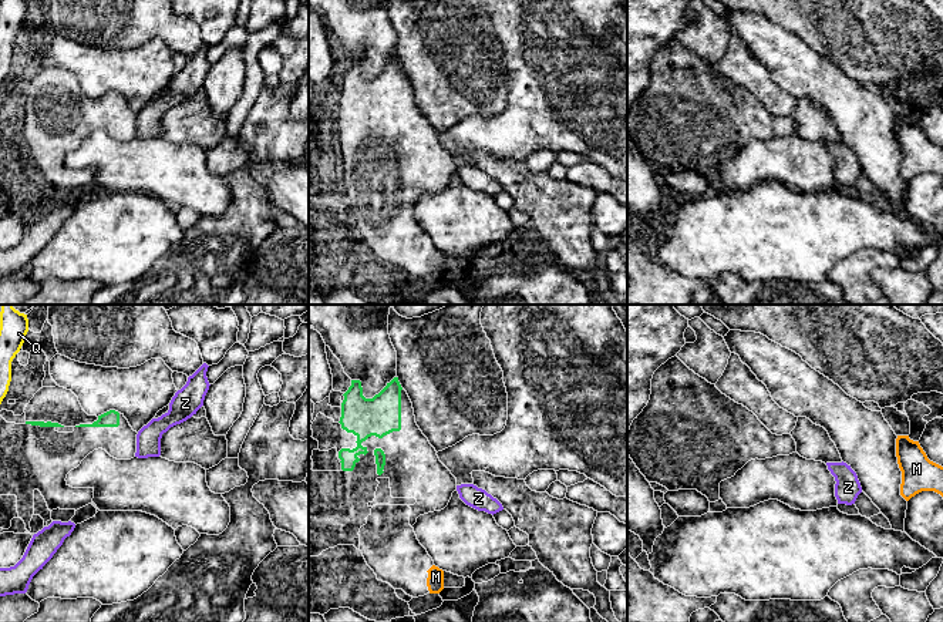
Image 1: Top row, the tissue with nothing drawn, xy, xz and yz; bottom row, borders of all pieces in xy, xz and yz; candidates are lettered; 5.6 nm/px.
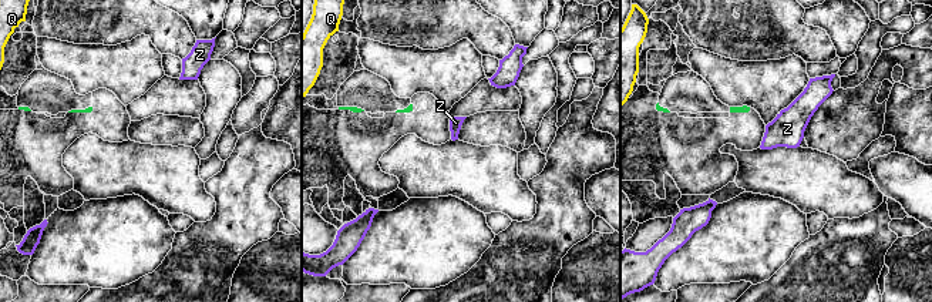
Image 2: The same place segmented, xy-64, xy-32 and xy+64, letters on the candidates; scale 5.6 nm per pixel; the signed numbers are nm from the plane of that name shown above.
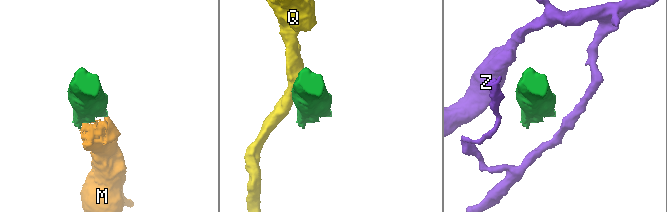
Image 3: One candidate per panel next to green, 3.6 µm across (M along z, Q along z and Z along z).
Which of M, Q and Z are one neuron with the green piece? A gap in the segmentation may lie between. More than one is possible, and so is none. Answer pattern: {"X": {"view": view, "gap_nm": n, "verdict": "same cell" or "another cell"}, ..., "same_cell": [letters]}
{"M": {"view": "xz", "gap_nm": 600, "verdict": "same cell"}, "Q": {"view": "xy", "gap_nm": 180, "verdict": "another cell"}, "Z": {"view": "xy", "gap_nm": 120, "verdict": "another cell"}, "same_cell": ["M"]}

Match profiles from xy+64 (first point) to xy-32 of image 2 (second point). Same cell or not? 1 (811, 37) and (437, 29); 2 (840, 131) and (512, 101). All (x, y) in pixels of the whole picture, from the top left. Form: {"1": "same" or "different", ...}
{"1": "same", "2": "different"}

